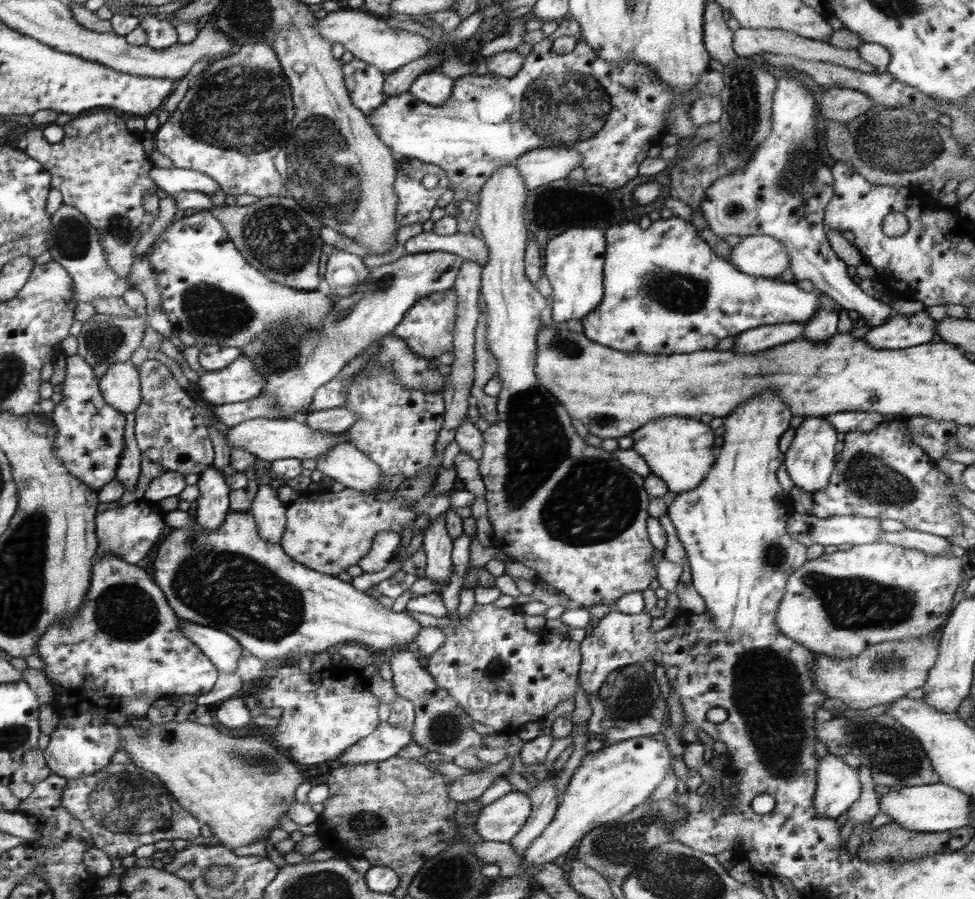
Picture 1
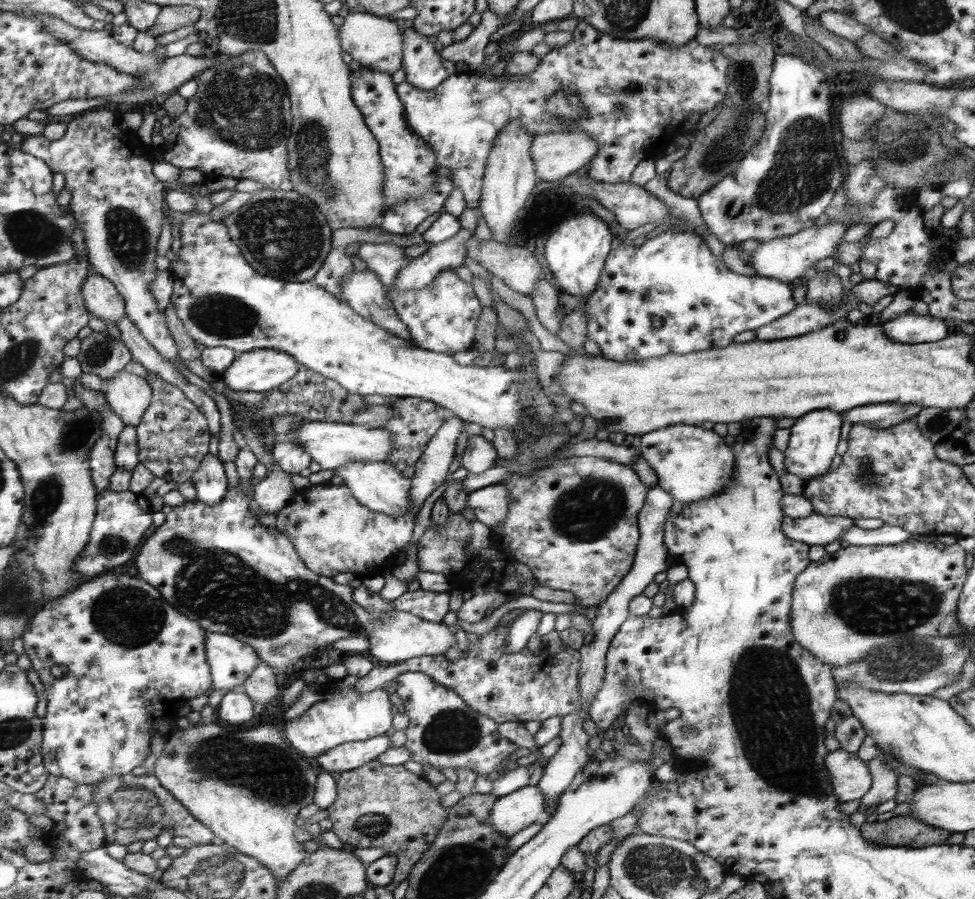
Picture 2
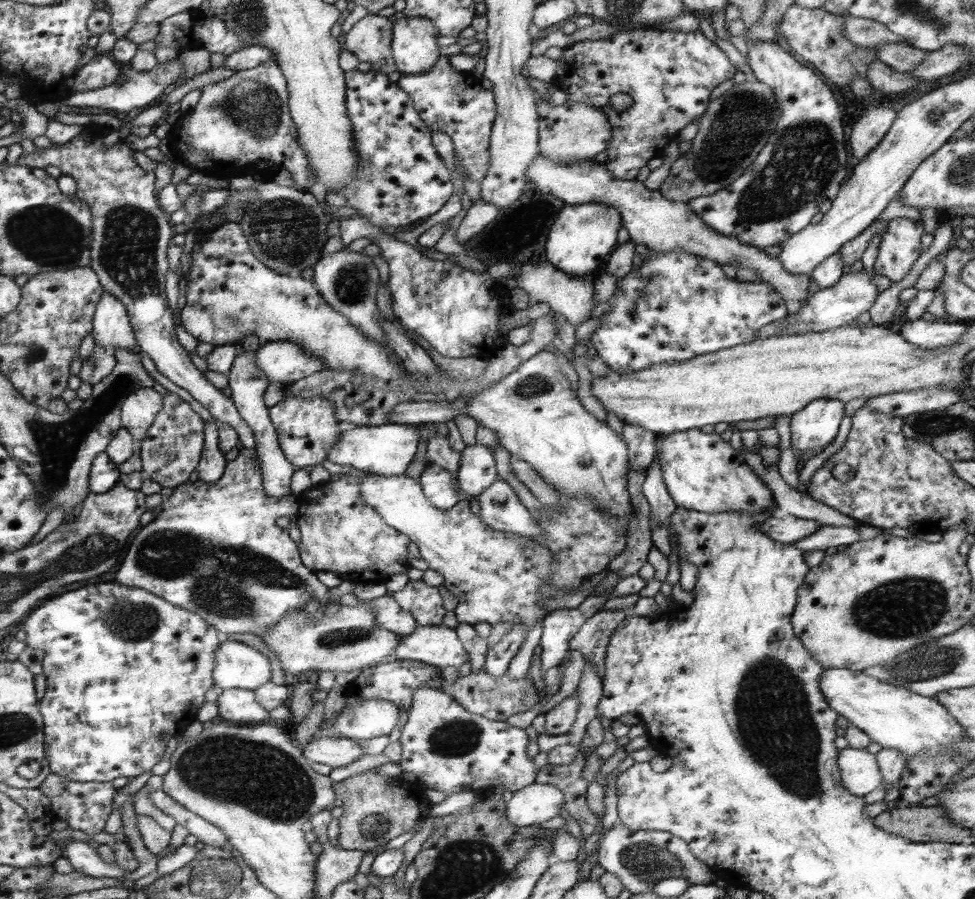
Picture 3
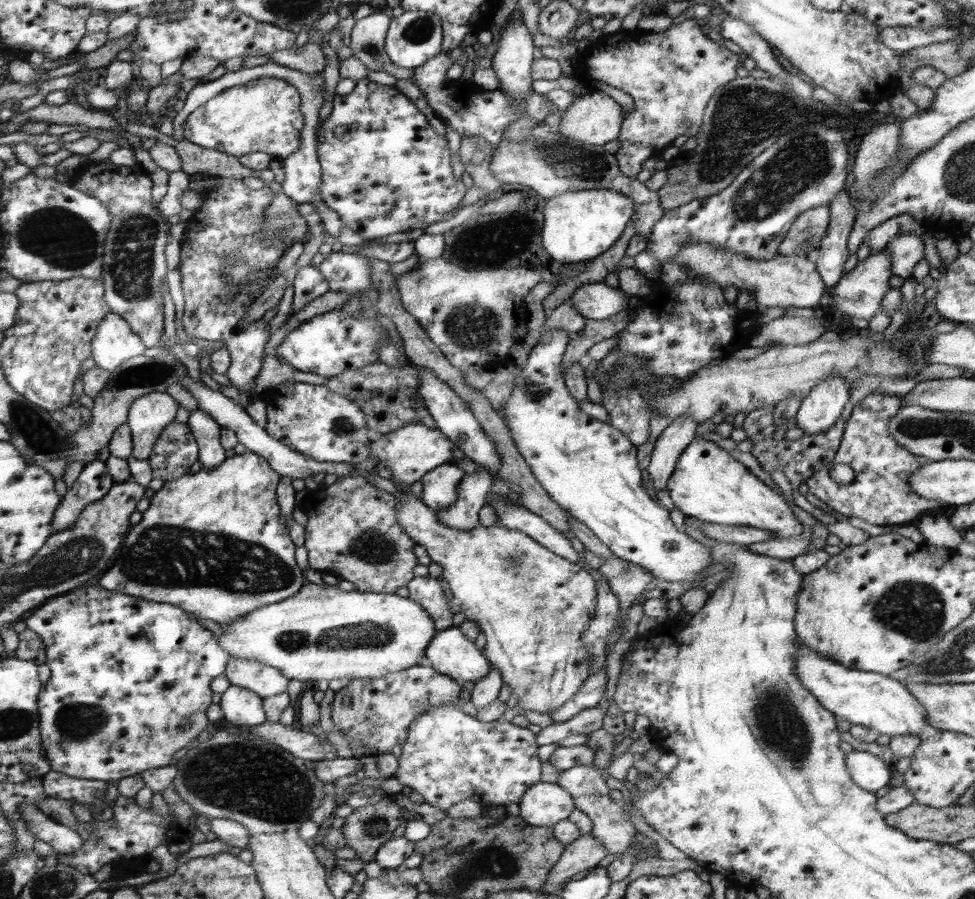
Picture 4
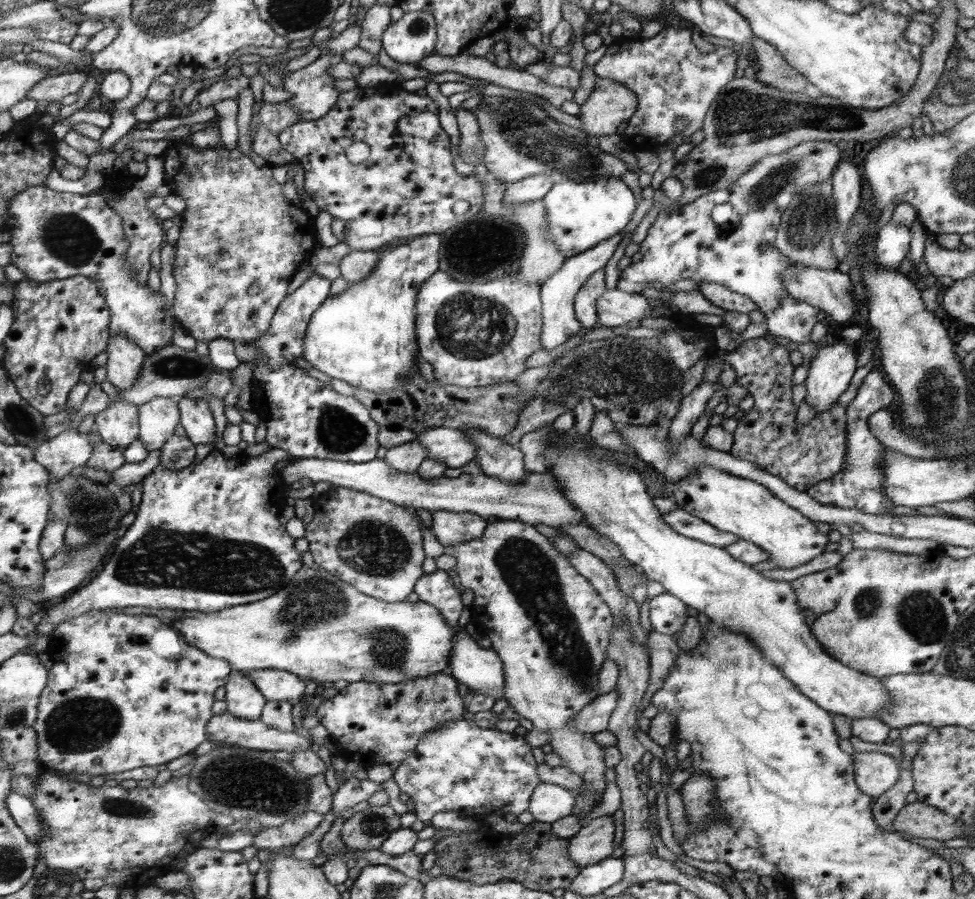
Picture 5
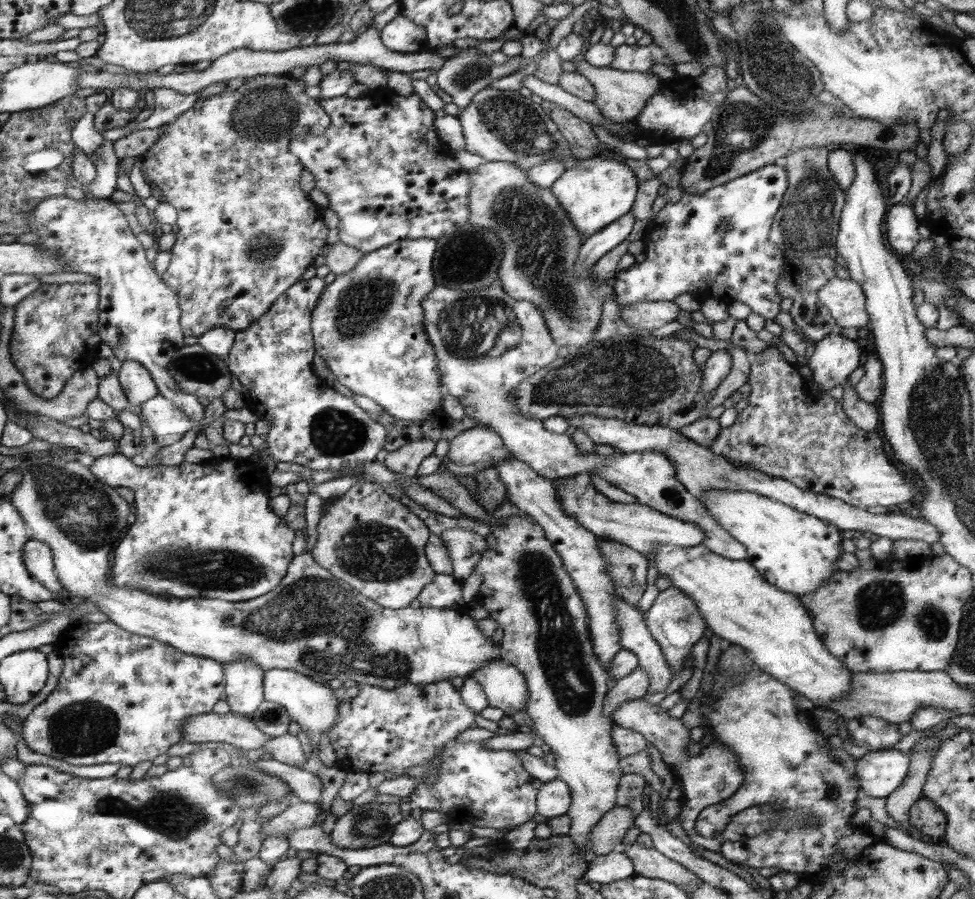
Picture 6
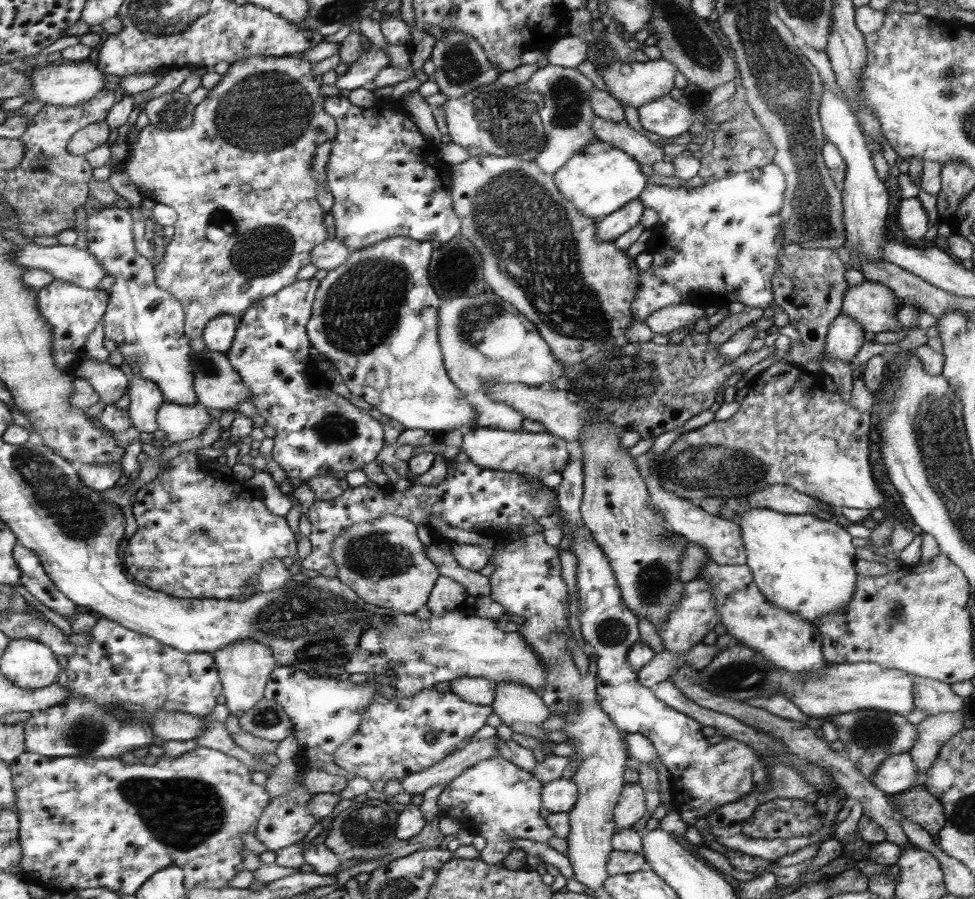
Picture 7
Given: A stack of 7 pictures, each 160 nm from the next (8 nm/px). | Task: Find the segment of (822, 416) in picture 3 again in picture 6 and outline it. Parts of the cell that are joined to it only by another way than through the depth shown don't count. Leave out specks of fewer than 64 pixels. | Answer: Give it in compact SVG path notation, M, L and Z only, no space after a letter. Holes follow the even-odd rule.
M838 328L814 343L815 350L808 358L807 366L812 370L811 379L820 385L821 394L842 384L860 366L861 345L842 336Z

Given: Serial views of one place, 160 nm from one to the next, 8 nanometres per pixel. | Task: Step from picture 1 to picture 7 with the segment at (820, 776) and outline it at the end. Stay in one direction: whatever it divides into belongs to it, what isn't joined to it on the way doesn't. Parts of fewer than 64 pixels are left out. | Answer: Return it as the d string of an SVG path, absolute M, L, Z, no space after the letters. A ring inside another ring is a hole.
M902 753L894 754L883 760L874 773L872 783L876 785L878 790L891 796L903 793L905 789L909 789L915 782L923 782L924 777L924 775L922 777L919 776L919 770L914 764L912 755L910 753Z

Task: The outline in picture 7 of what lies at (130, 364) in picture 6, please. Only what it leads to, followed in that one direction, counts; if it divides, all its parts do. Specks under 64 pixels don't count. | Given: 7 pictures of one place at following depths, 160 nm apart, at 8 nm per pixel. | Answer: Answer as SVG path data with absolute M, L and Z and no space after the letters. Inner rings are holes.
M134 374L127 391L130 404L127 408L131 423L138 432L152 432L159 436L157 412L167 400L164 393L152 380Z

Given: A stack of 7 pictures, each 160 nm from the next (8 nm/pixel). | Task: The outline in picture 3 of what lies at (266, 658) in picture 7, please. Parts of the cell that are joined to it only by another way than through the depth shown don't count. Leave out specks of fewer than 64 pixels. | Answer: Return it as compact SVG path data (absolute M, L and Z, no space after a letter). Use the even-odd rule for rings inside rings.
M228 689L223 690L223 693L217 699L217 705L219 708L219 716L225 722L236 724L246 724L246 722L264 723L269 722L269 709L265 709L261 703L256 699L256 692L250 689Z

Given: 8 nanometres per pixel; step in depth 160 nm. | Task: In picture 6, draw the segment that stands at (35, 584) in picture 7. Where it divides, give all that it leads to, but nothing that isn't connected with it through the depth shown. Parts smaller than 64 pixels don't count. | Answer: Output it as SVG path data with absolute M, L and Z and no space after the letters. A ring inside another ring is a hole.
M29 540L25 546L24 558L30 574L33 574L34 578L38 578L38 581L42 582L42 585L46 586L50 593L54 593L56 596L61 586L50 547L44 545L42 541Z

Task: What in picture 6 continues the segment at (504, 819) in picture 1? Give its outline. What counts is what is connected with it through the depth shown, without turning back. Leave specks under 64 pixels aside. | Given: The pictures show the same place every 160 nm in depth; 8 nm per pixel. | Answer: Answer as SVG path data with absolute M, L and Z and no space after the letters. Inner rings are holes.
M560 779L542 783L536 801L536 814L548 820L567 815L571 806L570 787Z

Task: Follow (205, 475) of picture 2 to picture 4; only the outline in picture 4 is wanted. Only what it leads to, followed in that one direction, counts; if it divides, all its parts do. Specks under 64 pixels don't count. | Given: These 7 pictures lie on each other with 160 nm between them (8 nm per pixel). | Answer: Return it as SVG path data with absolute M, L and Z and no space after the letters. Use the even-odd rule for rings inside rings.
M198 408L190 413L187 425L199 448L199 461L206 468L216 468L226 460L226 449L221 443L221 424L209 413Z

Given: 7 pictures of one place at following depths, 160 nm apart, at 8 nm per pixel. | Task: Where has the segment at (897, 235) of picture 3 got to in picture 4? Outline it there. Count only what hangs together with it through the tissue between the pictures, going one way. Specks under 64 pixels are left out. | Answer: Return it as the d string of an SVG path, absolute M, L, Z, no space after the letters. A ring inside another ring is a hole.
M904 232L887 244L893 275L904 279L912 277L914 266L923 259L924 245L917 234Z

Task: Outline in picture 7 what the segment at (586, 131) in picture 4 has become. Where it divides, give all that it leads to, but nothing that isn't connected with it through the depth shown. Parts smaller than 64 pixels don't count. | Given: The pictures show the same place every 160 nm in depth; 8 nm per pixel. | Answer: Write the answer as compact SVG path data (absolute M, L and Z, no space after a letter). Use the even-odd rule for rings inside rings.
M659 59L650 60L649 62L621 62L620 60L616 60L614 64L610 63L606 67L596 67L596 69L598 75L606 85L606 92L610 92L610 96L618 100L620 104L623 104L622 108L625 108L626 105L630 105L638 109L640 108L639 106L650 104L651 101L656 101L675 92L674 77L677 69L674 67L674 64L671 64L668 60Z

